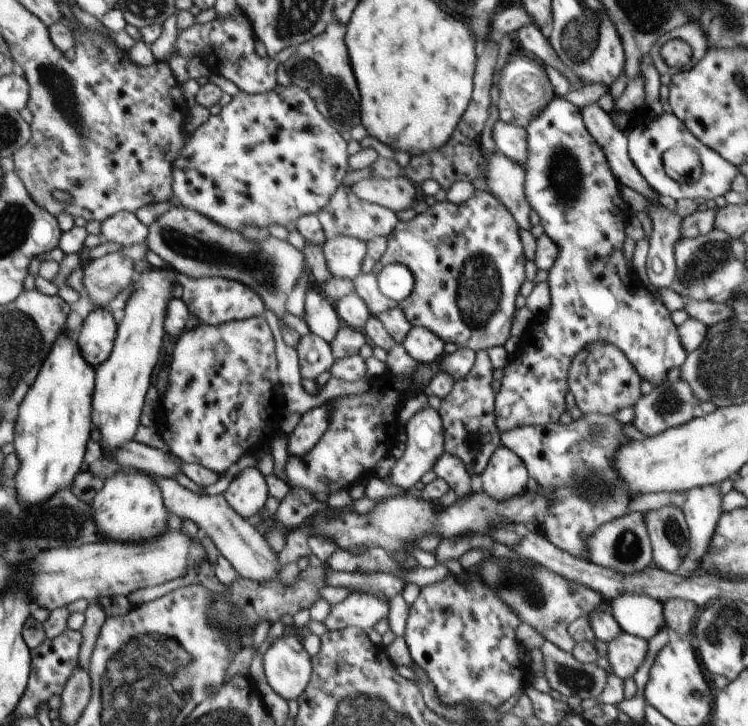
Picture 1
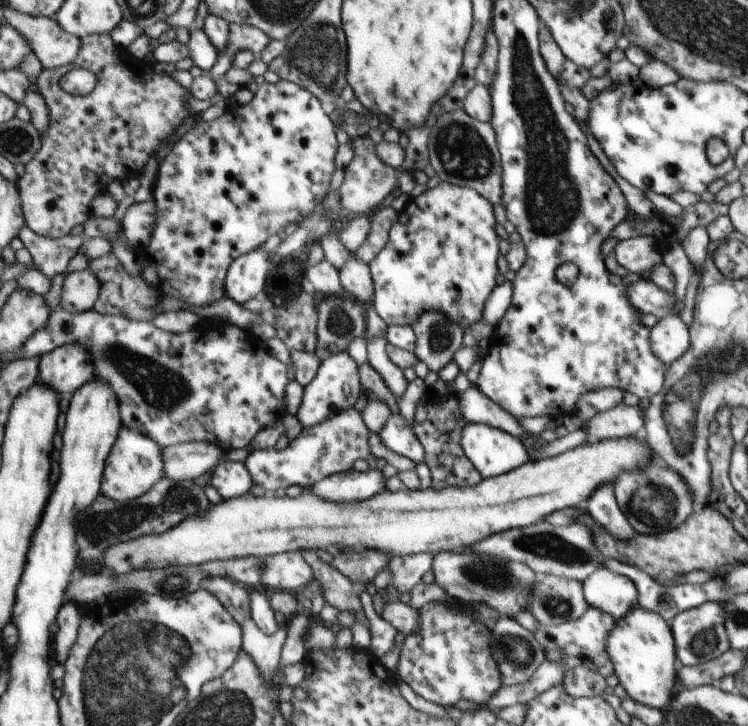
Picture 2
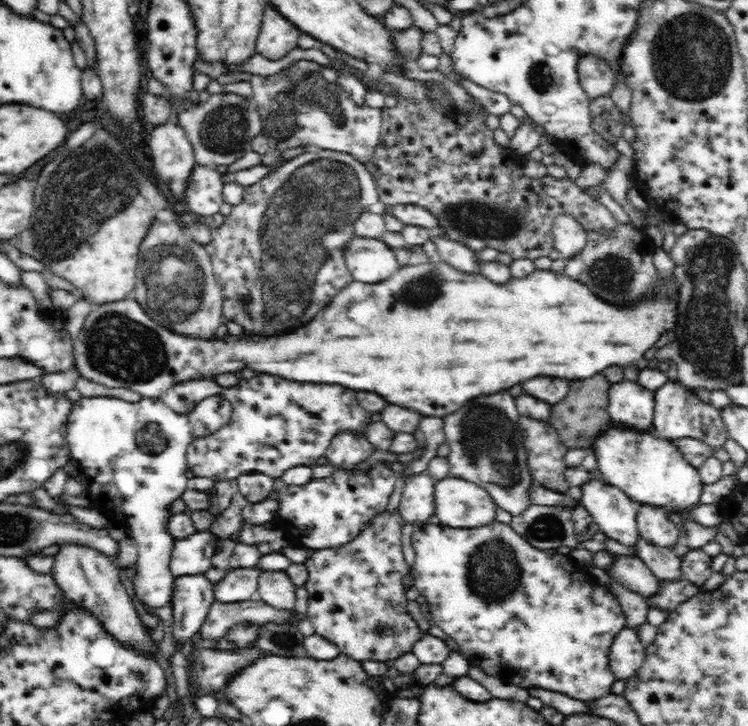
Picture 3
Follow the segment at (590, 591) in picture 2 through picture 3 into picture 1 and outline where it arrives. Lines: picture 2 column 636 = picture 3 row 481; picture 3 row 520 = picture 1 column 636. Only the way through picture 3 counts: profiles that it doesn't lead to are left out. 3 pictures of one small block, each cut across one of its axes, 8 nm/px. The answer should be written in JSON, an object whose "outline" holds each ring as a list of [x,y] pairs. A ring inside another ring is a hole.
{"outline":[[[620,594],[610,602],[611,615],[622,631],[650,640],[665,626],[663,604],[646,594]]]}

